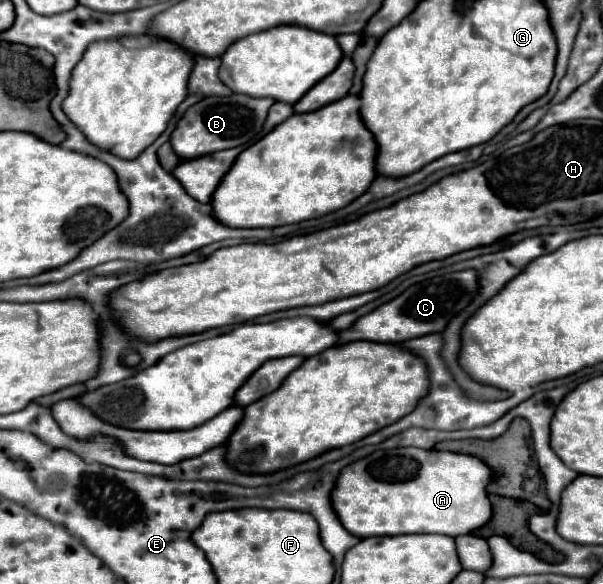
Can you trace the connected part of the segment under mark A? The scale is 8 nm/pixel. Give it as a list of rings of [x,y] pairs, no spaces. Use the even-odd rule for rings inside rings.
[[[399,447],[389,451],[375,451],[341,469],[331,493],[331,507],[339,517],[341,525],[361,539],[403,533],[441,533],[457,537],[459,533],[471,533],[489,521],[491,503],[485,491],[489,481],[491,469],[473,455],[437,449],[427,451],[417,447]]]

